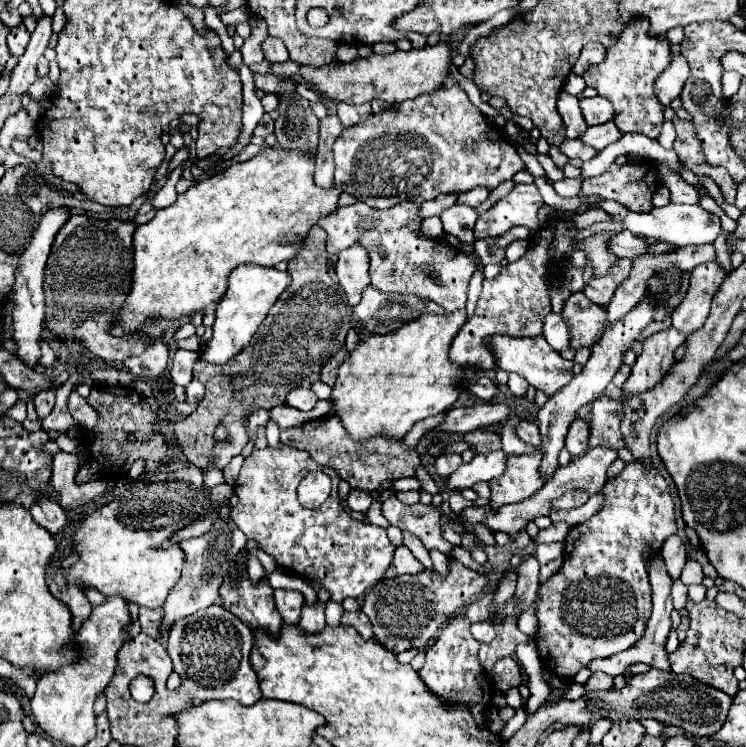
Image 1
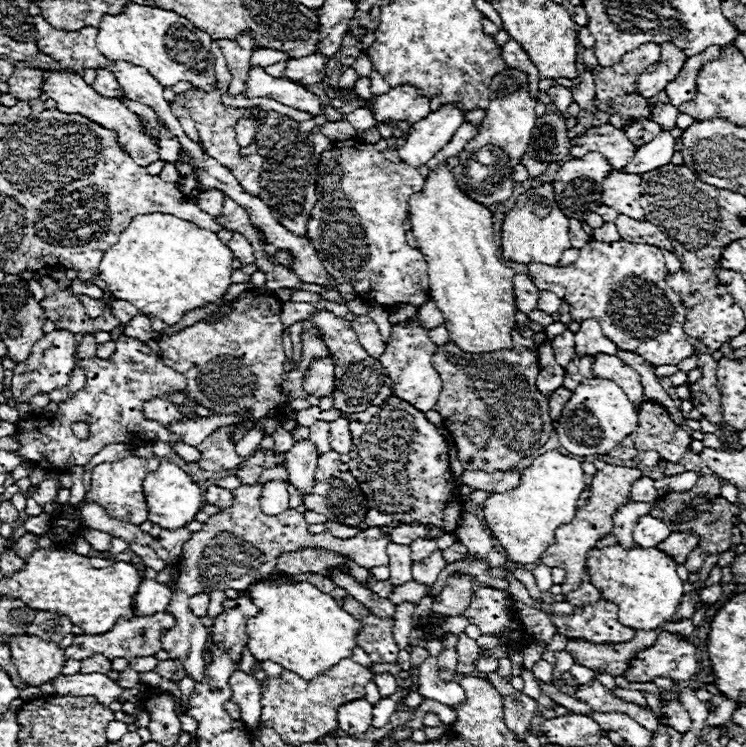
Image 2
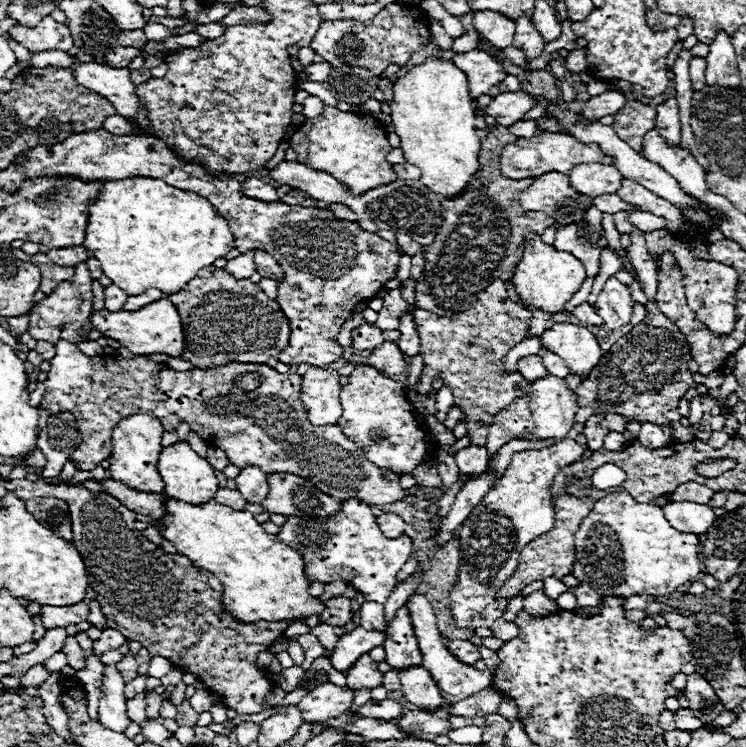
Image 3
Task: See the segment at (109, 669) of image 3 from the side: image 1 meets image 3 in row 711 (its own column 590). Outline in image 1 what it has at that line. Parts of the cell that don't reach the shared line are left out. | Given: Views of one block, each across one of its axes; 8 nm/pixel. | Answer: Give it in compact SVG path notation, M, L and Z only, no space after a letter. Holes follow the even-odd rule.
M600 96L582 98L580 108L582 108L582 116L584 116L588 126L598 126L598 124L604 124L604 122L614 118L612 104L606 98L600 98Z

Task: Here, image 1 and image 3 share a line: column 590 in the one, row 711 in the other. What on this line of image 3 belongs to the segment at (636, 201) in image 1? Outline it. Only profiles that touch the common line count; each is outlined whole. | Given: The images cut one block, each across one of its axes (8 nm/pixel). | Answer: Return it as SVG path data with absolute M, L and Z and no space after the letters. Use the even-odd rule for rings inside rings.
M184 700L184 702L178 706L178 716L176 716L178 726L184 726L184 724L196 724L196 720L198 720L198 714L196 714L194 708L190 706L190 702Z

